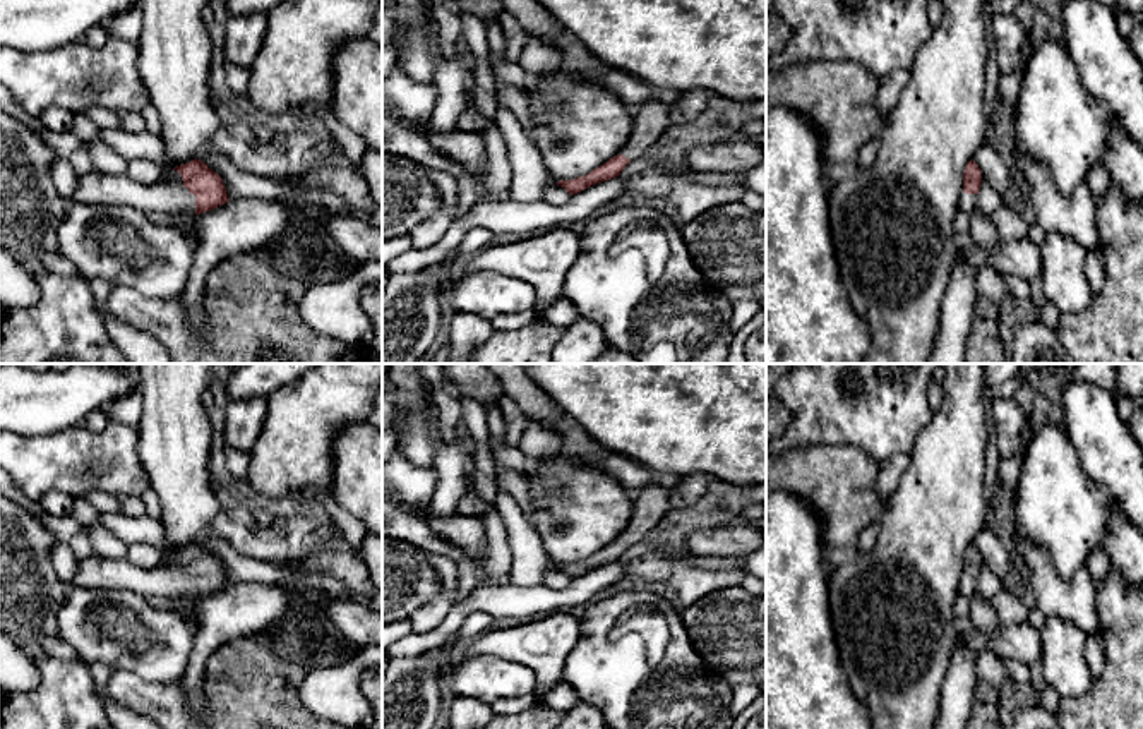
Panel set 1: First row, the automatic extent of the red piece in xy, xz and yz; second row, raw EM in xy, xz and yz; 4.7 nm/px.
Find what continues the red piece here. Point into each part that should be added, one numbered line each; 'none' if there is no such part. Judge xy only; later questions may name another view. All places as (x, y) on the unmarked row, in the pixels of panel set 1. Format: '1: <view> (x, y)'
1: xy (168, 578)

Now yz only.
1: yz (967, 585)

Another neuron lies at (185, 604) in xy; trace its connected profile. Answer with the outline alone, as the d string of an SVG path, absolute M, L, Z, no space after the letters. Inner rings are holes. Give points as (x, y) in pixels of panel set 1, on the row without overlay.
M177 595L175 612L182 614L194 628L199 624L199 612L195 611L195 599L190 595Z

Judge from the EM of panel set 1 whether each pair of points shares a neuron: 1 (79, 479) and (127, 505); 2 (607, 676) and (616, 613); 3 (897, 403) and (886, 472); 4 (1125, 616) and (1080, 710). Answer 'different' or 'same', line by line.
1: different
2: same
3: different
4: same

